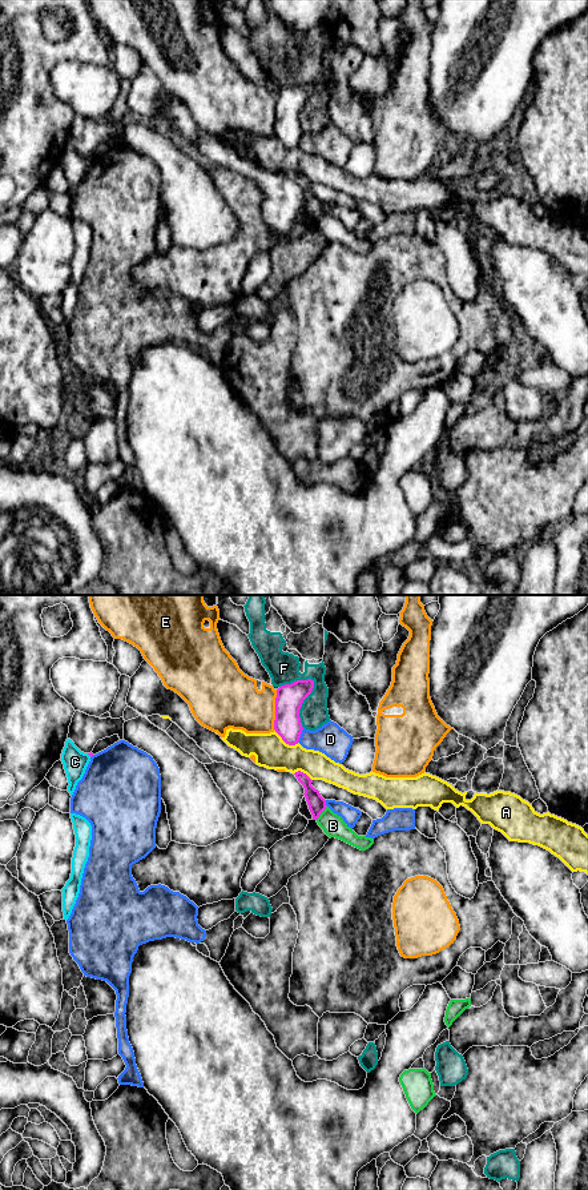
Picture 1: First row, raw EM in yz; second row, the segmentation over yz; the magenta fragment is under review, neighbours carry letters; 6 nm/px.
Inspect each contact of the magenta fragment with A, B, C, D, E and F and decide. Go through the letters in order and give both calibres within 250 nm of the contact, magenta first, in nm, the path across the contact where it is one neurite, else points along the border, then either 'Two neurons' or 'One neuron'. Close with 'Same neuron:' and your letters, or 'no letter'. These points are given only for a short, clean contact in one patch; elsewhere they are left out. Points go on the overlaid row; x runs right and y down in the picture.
A: Thickness 160 nm (magenta) against 200 nm. Two neurons
B: Thickness 110 nm (magenta) against 140 nm. Boundary: yz (326, 805), (315, 819). Two neurons
C: Thickness 20 nm (magenta) against 150 nm. Two neurons
D: Thickness 160 nm (magenta) against 190 nm. Two neurons
E: Thickness 160 nm (magenta) against 300 nm. Two neurons
F: Thickness 160 nm (magenta) against 190 nm. Two neurons
Same neuron: no letter

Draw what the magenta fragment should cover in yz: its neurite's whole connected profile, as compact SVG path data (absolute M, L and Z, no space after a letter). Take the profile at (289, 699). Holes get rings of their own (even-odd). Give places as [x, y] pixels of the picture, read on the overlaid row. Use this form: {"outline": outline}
{"outline": "M307 679L281 686L277 690L274 729L289 745L299 741L303 729L299 709L313 688L314 680Z"}

